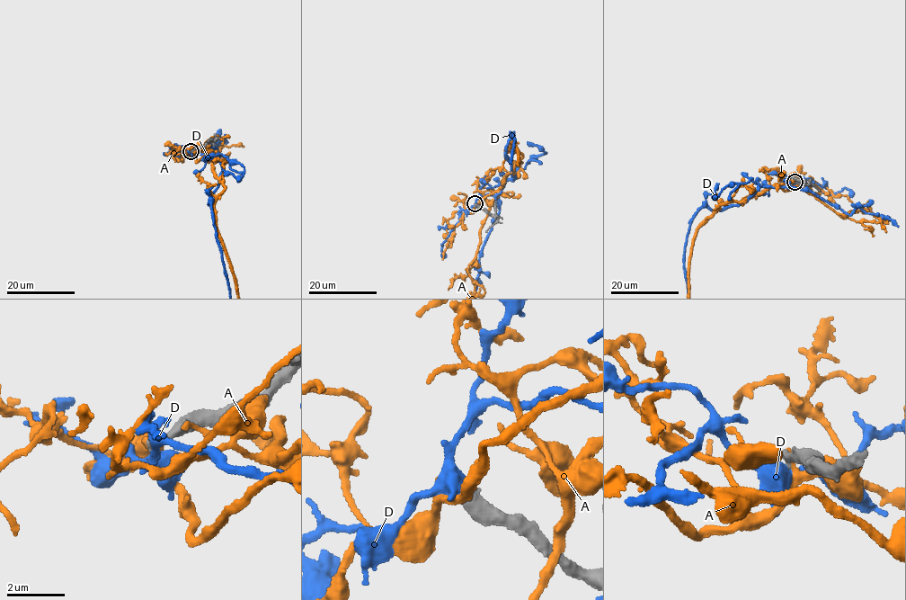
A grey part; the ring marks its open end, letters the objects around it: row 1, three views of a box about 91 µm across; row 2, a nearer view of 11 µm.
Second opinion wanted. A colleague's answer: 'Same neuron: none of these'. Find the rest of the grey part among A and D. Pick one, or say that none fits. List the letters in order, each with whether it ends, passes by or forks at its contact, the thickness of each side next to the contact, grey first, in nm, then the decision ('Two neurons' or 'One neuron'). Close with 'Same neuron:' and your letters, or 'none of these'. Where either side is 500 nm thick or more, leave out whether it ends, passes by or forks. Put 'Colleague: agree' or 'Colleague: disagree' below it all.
A: It passes by. Thickness 300 nm (grey) against 200 nm. Two neurons
D: It forks there. Thickness 280 nm (grey) against 420 nm. Two neurons
Same neuron: none of these
Colleague: agree

